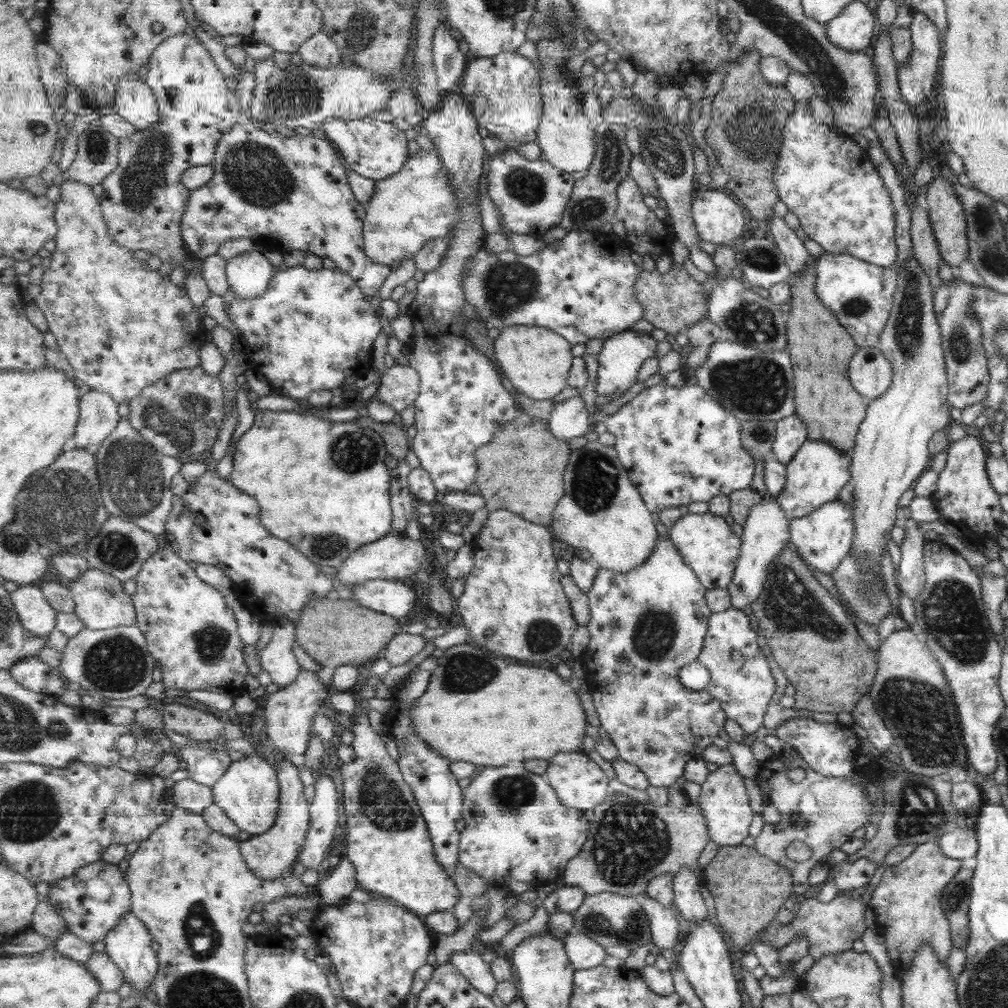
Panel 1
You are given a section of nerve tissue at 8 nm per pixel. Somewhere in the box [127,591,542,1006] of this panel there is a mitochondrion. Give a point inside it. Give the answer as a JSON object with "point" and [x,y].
{"point":[381,798]}

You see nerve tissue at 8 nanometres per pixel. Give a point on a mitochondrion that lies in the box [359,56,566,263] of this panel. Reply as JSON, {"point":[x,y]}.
{"point":[527,186]}

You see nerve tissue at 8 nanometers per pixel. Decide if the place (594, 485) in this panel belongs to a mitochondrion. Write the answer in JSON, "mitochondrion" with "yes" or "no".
{"mitochondrion":"yes"}

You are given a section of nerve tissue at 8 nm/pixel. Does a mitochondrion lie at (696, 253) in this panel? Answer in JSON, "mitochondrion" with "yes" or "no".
{"mitochondrion":"no"}

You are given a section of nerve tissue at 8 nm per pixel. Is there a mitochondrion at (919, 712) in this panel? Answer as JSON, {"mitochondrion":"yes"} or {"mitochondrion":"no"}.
{"mitochondrion":"yes"}

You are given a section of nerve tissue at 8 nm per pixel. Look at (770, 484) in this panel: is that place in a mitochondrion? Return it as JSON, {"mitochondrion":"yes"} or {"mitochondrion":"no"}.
{"mitochondrion":"no"}

